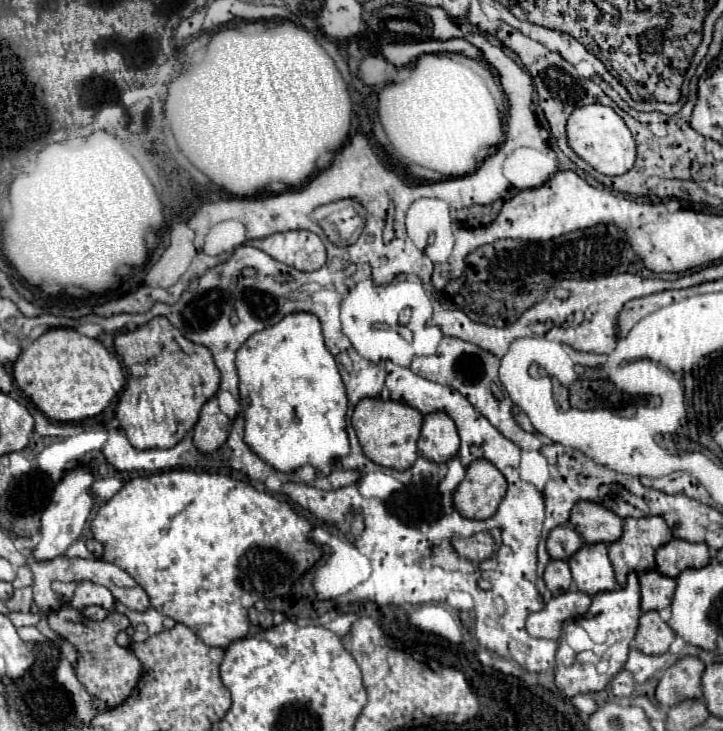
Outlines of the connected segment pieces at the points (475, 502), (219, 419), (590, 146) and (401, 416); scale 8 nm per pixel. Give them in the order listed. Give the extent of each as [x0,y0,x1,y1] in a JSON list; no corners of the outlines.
[[454,460,506,520],[194,398,232,454],[566,104,636,176],[352,398,422,470]]

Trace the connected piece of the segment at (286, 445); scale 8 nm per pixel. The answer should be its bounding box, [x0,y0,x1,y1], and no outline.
[236,312,350,474]

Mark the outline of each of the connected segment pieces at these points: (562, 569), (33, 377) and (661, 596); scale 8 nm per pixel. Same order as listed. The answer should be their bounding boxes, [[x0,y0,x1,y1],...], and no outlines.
[[544,560,572,596],[12,328,126,422],[638,570,676,612]]

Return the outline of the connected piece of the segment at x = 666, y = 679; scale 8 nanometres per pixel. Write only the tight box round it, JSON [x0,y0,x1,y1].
[656,658,704,706]

